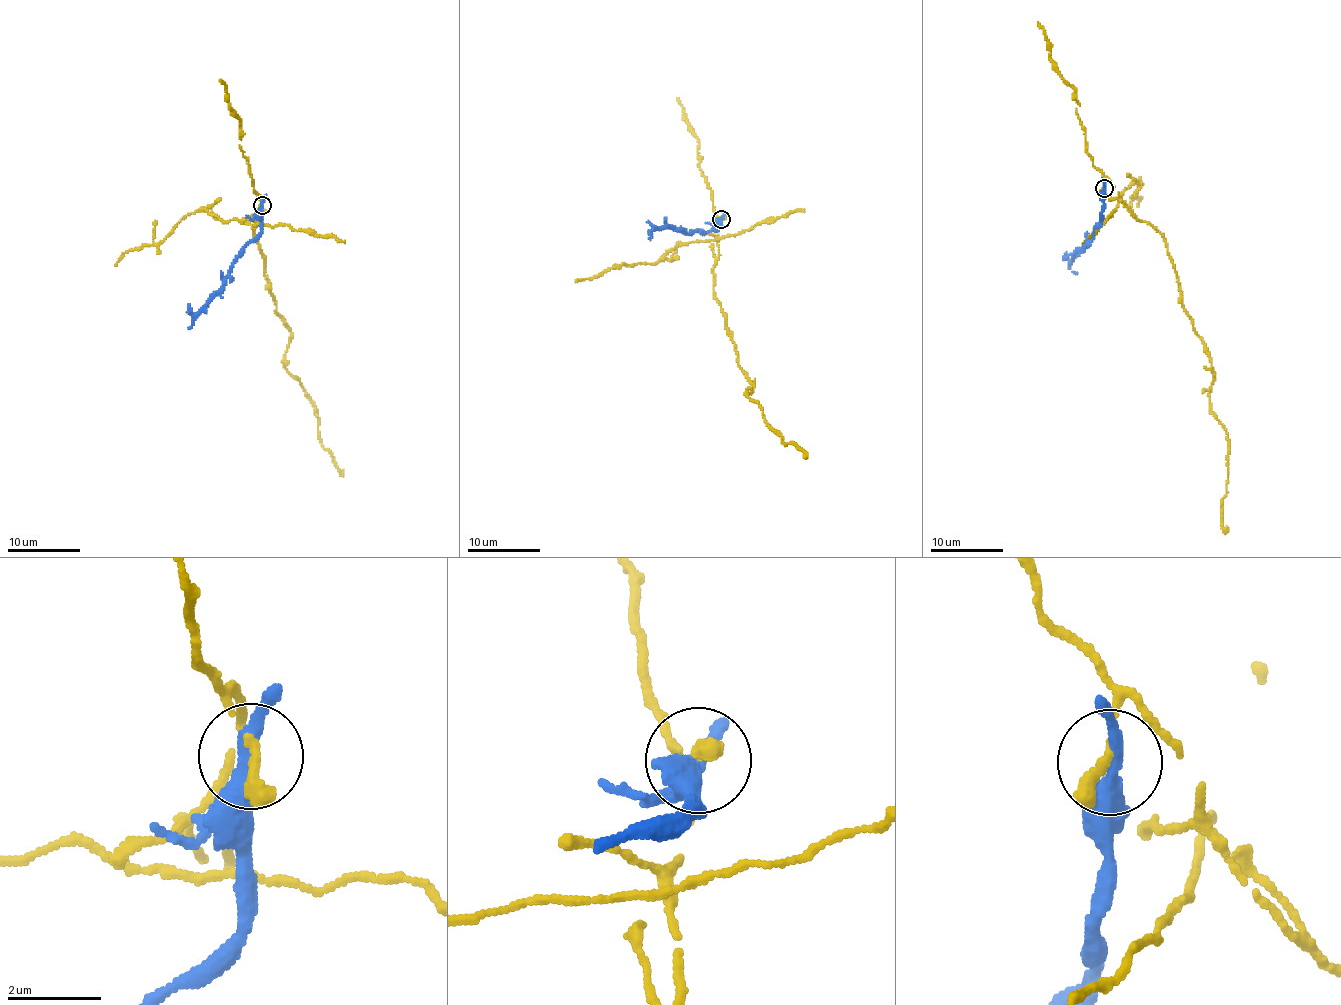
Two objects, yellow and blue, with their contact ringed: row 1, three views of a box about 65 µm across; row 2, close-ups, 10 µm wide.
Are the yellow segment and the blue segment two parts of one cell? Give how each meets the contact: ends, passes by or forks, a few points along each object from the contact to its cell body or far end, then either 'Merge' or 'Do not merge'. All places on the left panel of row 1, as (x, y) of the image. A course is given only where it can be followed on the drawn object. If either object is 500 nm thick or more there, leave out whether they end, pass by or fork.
At the ring yellow ends. At the ring blue passes by. Course of yellow: (262, 205), (259, 195), (253, 234), (276, 314), (289, 329), (283, 367), (305, 391), (319, 442), (343, 476). Course of blue: (262, 205), (261, 233), (244, 248), (190, 328). Do not merge

